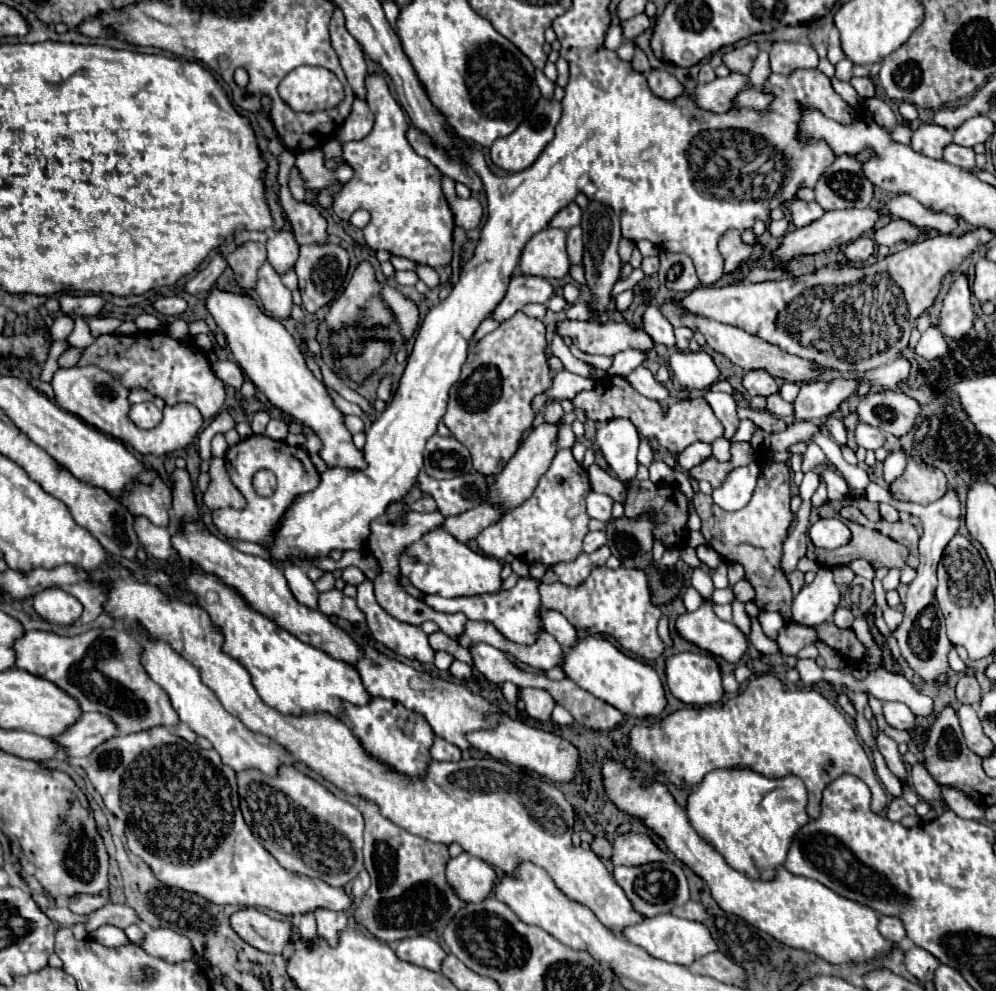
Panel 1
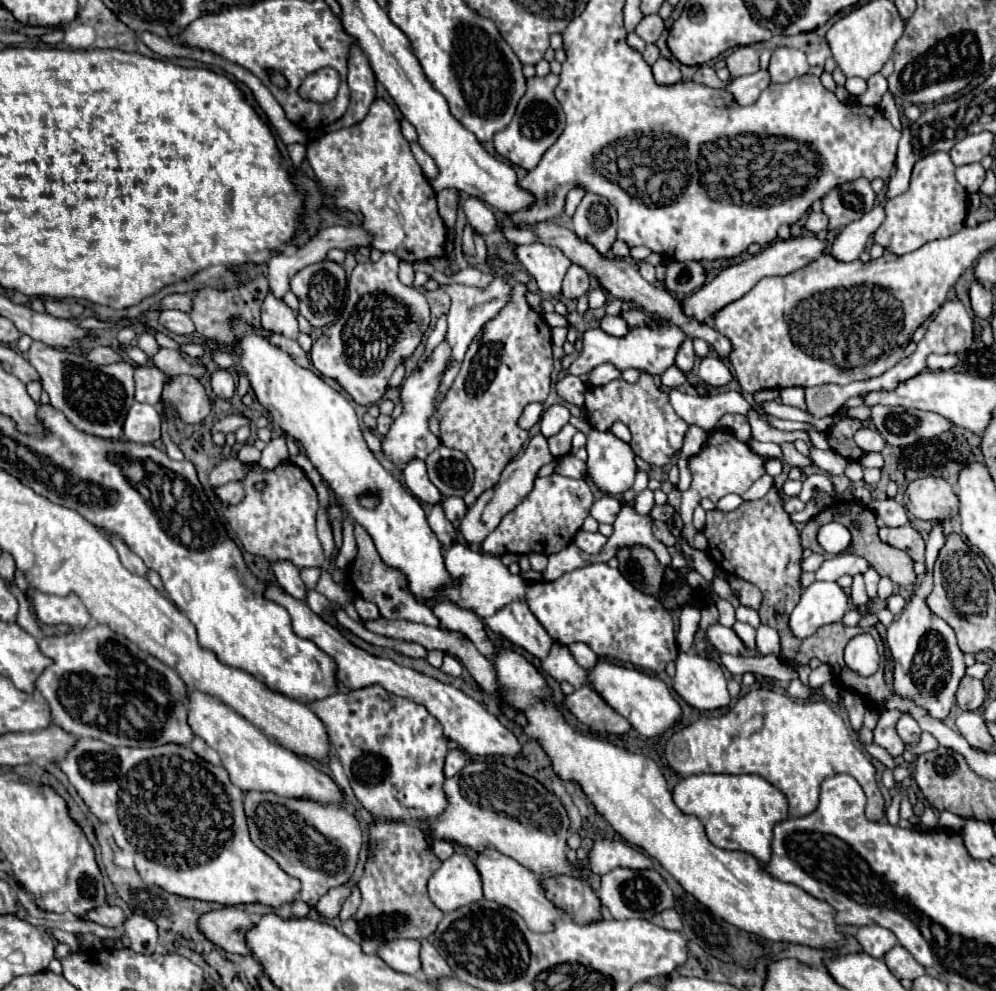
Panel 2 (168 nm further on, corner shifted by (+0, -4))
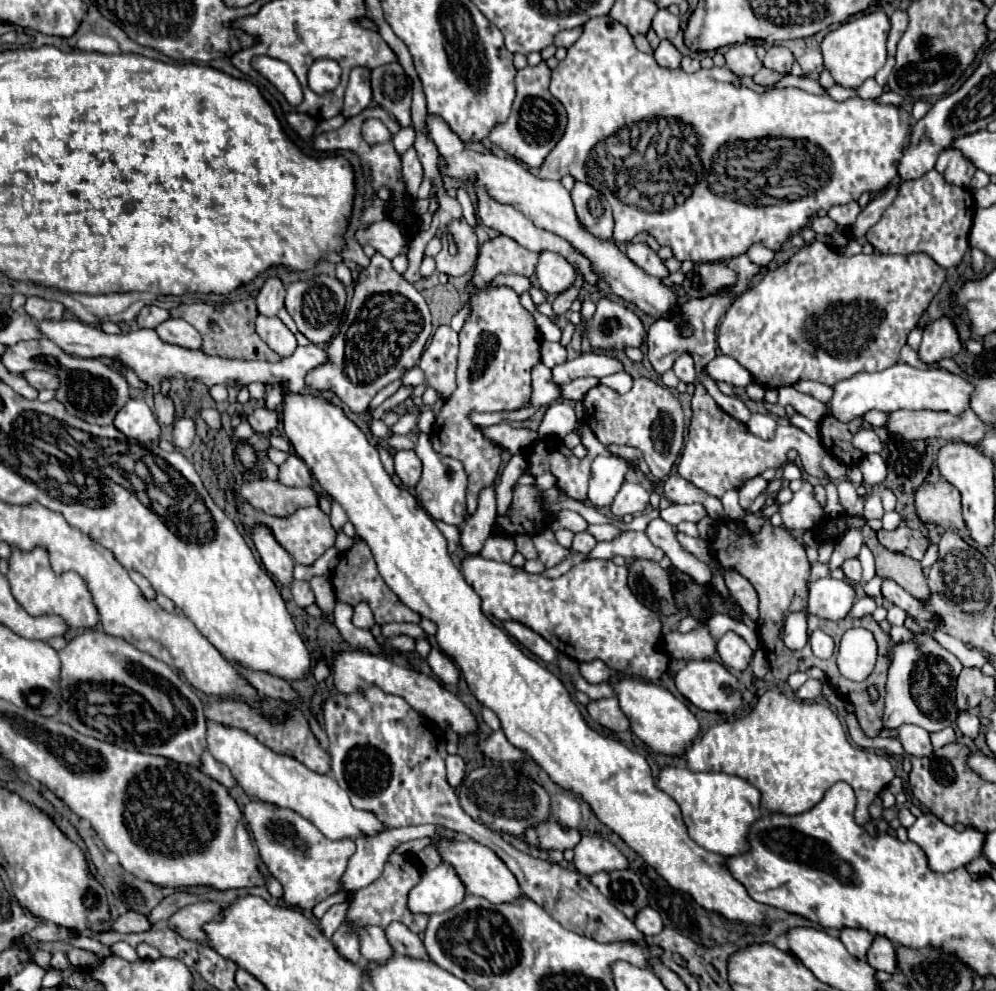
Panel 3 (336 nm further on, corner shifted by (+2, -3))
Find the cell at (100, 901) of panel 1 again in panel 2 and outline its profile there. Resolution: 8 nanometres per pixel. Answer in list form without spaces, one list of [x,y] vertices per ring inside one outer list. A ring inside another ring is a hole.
[[[105,903],[105,905],[99,905],[99,907],[91,909],[91,911],[87,913],[87,917],[89,917],[91,921],[99,923],[99,925],[105,925],[105,927],[117,927],[117,925],[123,923],[125,913],[123,913],[121,907],[113,907],[113,905]]]

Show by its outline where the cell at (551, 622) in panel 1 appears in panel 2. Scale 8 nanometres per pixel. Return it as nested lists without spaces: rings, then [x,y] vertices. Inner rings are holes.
[[[569,643],[567,649],[571,651],[571,655],[575,657],[575,661],[583,667],[583,669],[591,669],[597,661],[597,655],[591,651],[591,647],[587,647],[585,643]]]

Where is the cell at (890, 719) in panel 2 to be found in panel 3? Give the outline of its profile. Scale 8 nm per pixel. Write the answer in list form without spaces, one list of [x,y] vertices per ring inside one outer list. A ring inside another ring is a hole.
[[[917,634],[913,642],[897,644],[893,652],[893,662],[887,678],[887,696],[885,696],[885,728],[899,728],[901,724],[915,724],[927,732],[939,732],[951,726],[957,720],[955,706],[955,680],[961,672],[961,660],[941,648],[931,636]],[[915,688],[915,700],[913,690]]]

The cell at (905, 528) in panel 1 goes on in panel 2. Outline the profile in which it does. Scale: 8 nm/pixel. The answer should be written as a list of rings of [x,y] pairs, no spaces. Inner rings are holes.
[[[905,525],[905,527],[881,527],[879,529],[879,537],[883,543],[891,545],[891,547],[897,547],[897,549],[903,549],[909,553],[909,557],[917,563],[923,563],[923,553],[925,553],[925,543],[921,539],[921,535]]]

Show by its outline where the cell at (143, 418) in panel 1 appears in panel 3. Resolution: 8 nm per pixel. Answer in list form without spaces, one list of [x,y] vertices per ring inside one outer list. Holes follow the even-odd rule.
[[[135,398],[127,400],[127,404],[117,412],[113,424],[127,438],[135,438],[141,444],[159,442],[159,436],[161,436],[159,424],[151,408],[143,400],[135,400]]]

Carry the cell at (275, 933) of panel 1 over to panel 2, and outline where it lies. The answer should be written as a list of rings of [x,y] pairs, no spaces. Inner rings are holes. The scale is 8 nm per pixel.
[[[223,907],[199,917],[199,929],[207,935],[207,939],[211,939],[217,947],[239,955],[251,955],[245,935],[253,927],[253,919],[237,907]]]

